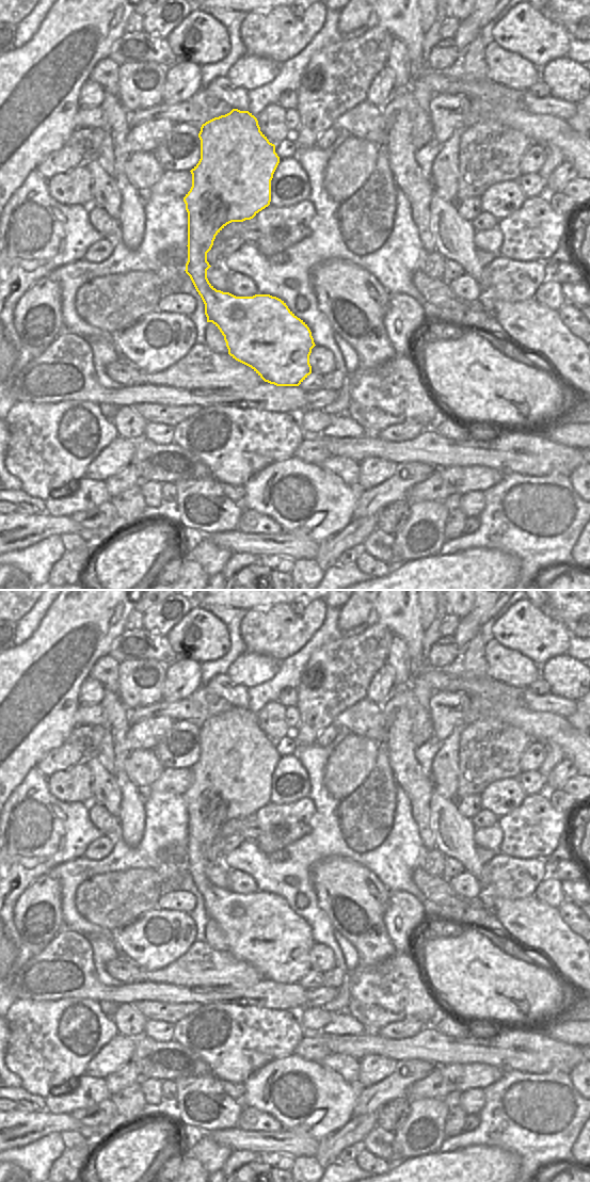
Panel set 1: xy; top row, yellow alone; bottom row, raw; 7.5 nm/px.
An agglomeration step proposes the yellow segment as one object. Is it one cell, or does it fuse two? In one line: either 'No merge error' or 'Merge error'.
No merge error.

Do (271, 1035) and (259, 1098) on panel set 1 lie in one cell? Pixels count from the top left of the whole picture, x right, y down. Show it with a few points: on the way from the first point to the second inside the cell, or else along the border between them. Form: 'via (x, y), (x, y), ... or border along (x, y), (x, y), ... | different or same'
border along (289, 1055), (268, 1061), (245, 1080) | different

